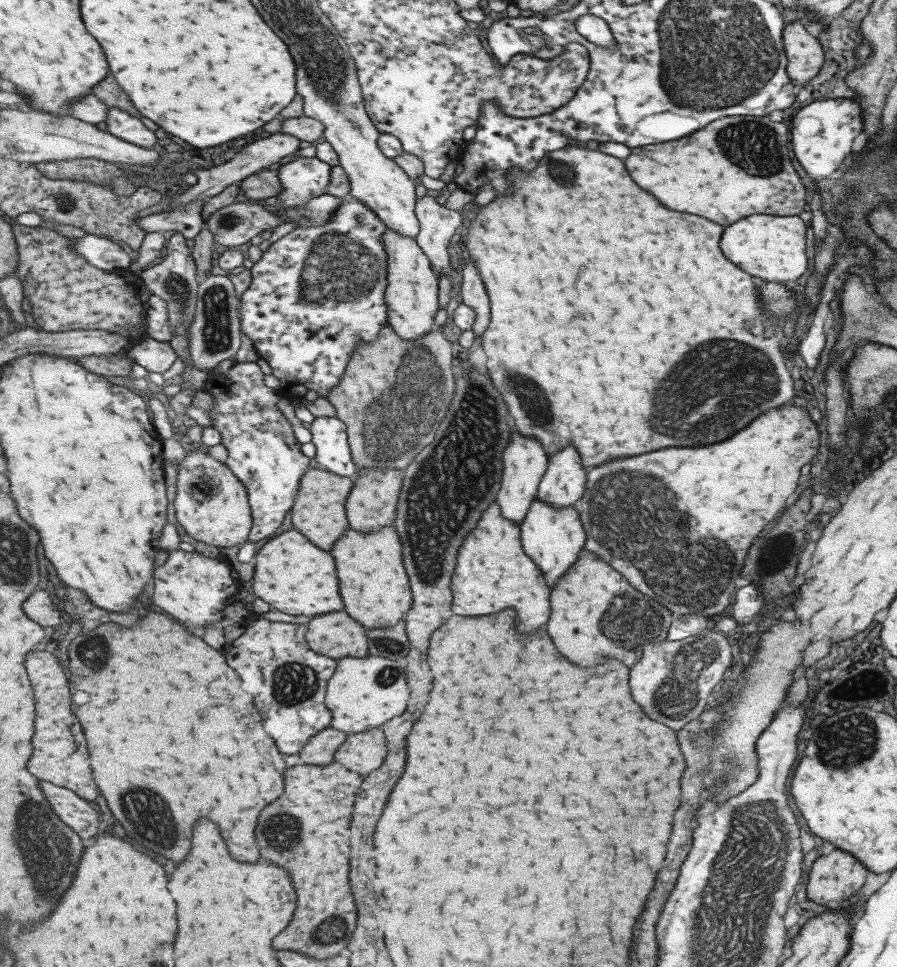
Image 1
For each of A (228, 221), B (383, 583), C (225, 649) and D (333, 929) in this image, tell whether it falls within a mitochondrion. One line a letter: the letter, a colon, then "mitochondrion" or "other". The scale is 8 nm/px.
A: mitochondrion
B: other
C: other
D: mitochondrion

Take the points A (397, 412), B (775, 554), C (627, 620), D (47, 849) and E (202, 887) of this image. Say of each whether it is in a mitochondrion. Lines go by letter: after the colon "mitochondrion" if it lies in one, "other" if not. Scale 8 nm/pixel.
A: mitochondrion
B: mitochondrion
C: mitochondrion
D: mitochondrion
E: other

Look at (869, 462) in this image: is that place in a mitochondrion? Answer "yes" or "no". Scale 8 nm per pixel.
no

